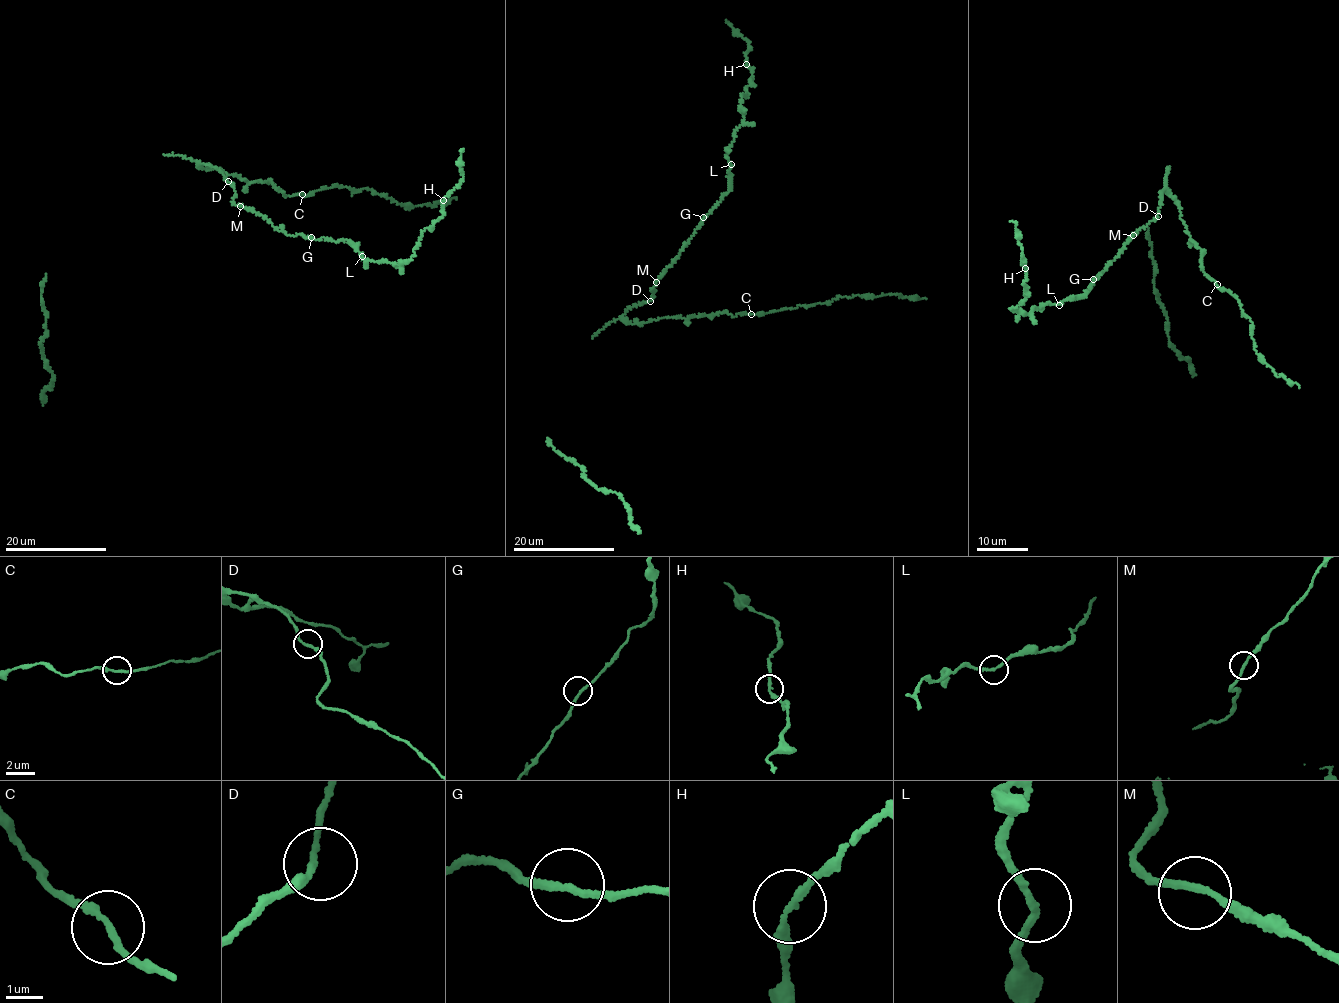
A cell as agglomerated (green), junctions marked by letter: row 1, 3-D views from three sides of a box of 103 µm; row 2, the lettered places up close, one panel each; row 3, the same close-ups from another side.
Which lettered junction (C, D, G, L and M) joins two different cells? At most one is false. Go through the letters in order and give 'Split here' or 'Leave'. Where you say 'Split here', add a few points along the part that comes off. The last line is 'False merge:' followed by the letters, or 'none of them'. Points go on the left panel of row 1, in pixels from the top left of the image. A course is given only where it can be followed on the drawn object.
C: Leave
D: Leave
G: Leave
L: Leave
M: Leave
False merge: none of them

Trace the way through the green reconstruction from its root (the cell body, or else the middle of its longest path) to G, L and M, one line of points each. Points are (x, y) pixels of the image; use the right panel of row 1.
G: (1157, 216), (1128, 239), (1115, 260), (1093, 279)
L: (1157, 216), (1128, 239), (1119, 255), (1108, 263), (1084, 296), (1059, 305)
M: (1157, 216), (1133, 235)

